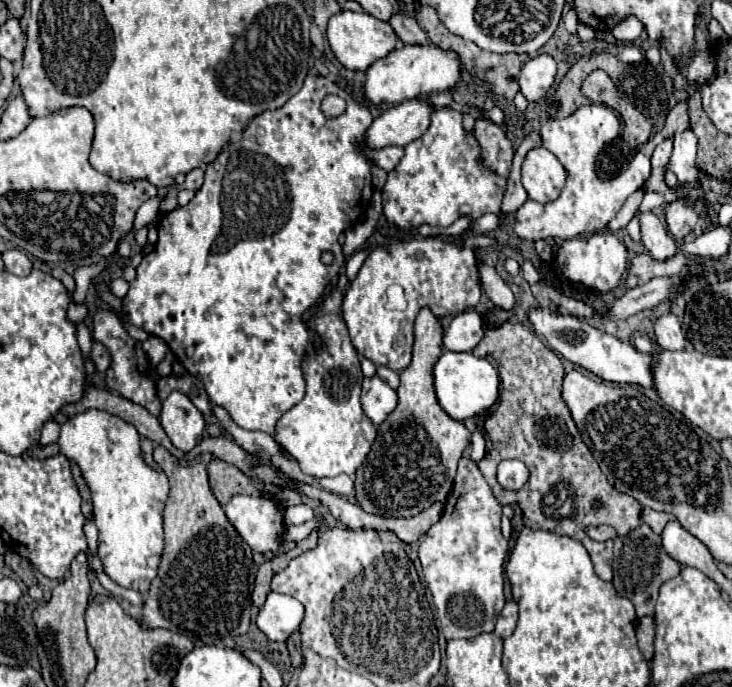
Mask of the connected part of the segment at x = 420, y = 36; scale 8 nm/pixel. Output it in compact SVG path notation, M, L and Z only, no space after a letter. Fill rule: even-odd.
M393 11L391 19L389 19L389 25L395 29L395 33L399 35L399 39L403 43L419 43L419 45L429 43L425 31L419 27L415 17L405 15L403 11Z

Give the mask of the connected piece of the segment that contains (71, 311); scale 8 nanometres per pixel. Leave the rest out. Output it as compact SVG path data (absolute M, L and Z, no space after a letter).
M75 303L69 305L69 309L67 309L67 319L69 319L71 323L79 323L79 321L83 321L85 317L87 317L85 305L75 305Z

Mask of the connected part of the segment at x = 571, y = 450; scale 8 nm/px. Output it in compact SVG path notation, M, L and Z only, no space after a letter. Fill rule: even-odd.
M505 321L501 327L489 329L473 355L491 355L497 361L501 377L501 401L495 413L485 421L485 431L491 439L491 457L479 461L479 469L493 487L501 505L517 503L523 511L523 521L531 529L549 529L551 533L577 539L593 561L595 573L603 581L611 581L613 541L593 541L587 537L587 525L611 525L617 535L627 535L641 525L641 503L631 495L619 493L599 469L591 451L583 443L571 413L561 399L563 365L561 359L543 345L543 341L527 327ZM501 459L519 459L529 469L529 481L519 491L503 489L497 483L497 463ZM599 503L599 507L593 507ZM547 521L547 523L545 523ZM569 521L569 523L557 523Z

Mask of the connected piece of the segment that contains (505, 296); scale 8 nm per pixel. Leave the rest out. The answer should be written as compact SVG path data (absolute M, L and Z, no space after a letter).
M481 265L479 269L481 273L481 287L485 291L485 295L495 303L495 307L513 307L515 305L515 297L511 293L511 289L507 287L507 283L497 275L497 271L489 265Z

